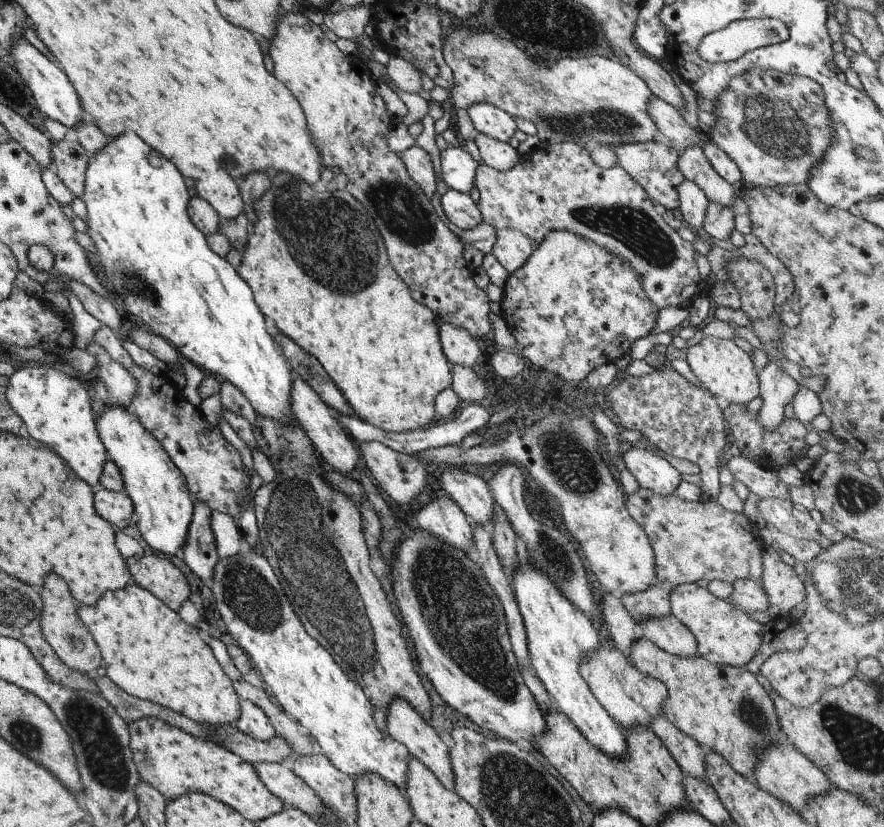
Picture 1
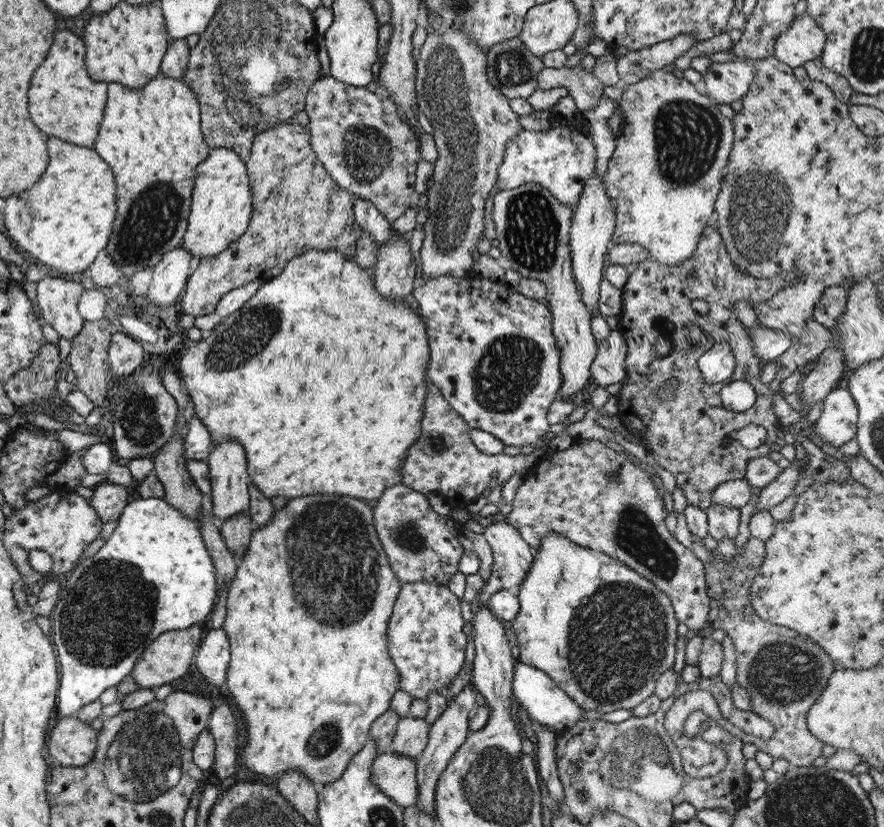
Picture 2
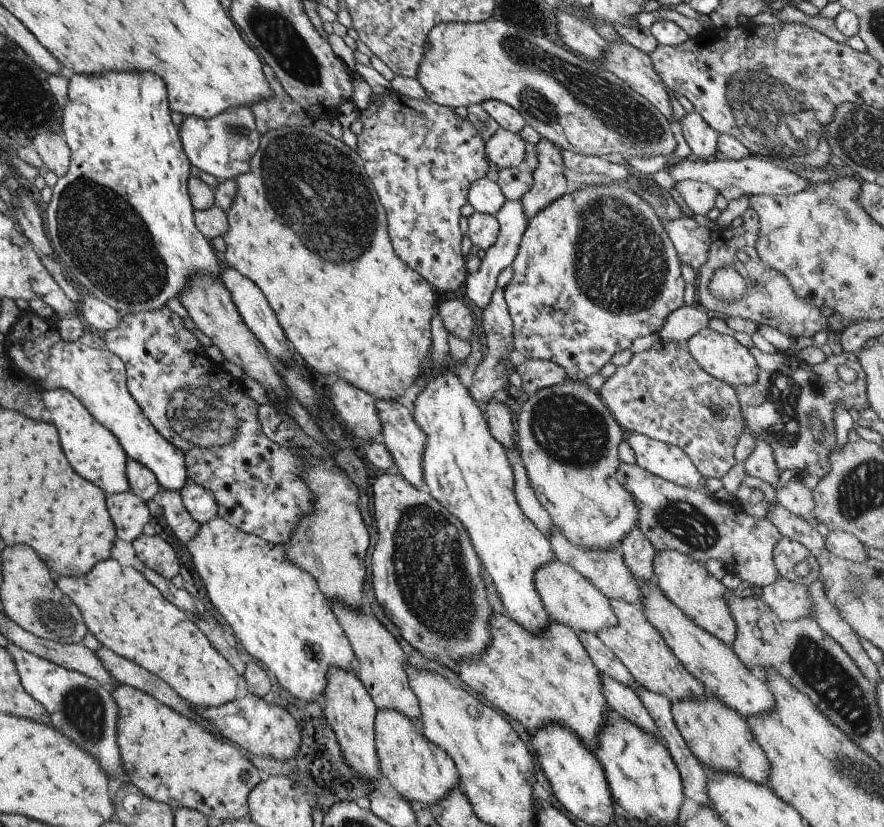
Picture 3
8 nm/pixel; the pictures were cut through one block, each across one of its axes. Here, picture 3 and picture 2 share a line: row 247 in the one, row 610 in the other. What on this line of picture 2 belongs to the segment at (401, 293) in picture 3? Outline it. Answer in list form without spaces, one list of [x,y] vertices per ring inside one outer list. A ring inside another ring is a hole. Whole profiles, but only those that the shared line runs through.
[[[305,496],[289,500],[283,510],[272,514],[265,526],[254,528],[246,551],[237,559],[236,574],[230,582],[225,598],[225,617],[221,626],[229,640],[230,659],[225,675],[227,692],[233,698],[241,718],[245,720],[243,746],[239,749],[241,764],[259,778],[279,778],[287,770],[299,770],[311,783],[327,783],[337,780],[351,757],[368,739],[369,727],[375,718],[389,710],[389,703],[397,690],[399,678],[385,648],[385,629],[397,599],[401,581],[392,574],[386,554],[373,528],[373,510],[347,496]]]

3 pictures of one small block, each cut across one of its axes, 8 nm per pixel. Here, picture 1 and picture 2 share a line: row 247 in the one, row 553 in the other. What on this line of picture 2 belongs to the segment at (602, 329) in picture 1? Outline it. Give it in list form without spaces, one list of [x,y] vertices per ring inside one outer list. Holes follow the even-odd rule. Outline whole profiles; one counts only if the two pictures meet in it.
[[[545,534],[533,550],[533,563],[515,595],[519,610],[509,622],[517,640],[518,659],[547,674],[581,709],[601,713],[632,709],[653,695],[657,677],[673,666],[677,620],[670,600],[621,562],[573,544],[561,534]]]

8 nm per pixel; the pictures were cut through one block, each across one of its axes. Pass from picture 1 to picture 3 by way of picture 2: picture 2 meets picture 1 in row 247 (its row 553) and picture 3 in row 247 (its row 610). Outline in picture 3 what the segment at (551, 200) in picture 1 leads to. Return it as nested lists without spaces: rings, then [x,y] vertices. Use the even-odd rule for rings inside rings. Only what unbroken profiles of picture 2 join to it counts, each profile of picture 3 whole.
[[[684,216],[672,221],[662,217],[662,225],[680,262],[689,264],[696,272],[707,258],[710,243],[708,228],[699,226],[691,217]]]

